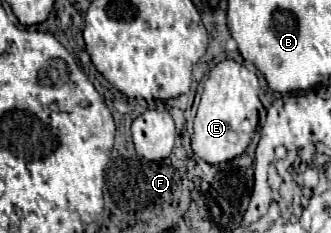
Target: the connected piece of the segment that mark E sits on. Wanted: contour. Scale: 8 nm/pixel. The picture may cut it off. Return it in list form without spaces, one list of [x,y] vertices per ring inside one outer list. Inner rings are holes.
[[[226,59],[210,71],[204,83],[192,133],[192,151],[200,159],[204,159],[210,165],[218,165],[246,151],[258,127],[258,107],[260,107],[258,91],[260,85],[256,73],[248,71],[244,65],[238,65],[236,61]]]

